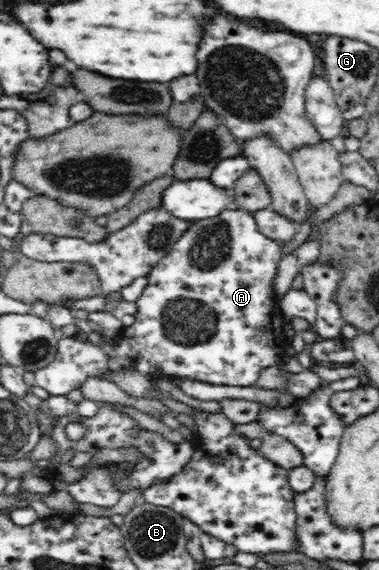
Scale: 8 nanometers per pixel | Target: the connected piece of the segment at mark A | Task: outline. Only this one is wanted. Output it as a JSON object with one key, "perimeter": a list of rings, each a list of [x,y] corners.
{"perimeter":[[[223,209],[217,216],[201,219],[190,223],[187,230],[173,242],[170,251],[151,269],[146,276],[147,286],[143,290],[141,297],[137,298],[135,320],[132,325],[126,326],[121,331],[121,336],[113,338],[112,343],[101,341],[100,344],[93,344],[90,341],[81,341],[75,337],[59,337],[58,349],[53,359],[45,368],[34,372],[34,386],[45,388],[50,395],[65,396],[71,390],[80,388],[81,384],[87,378],[105,378],[107,372],[121,372],[121,370],[137,370],[139,374],[150,376],[152,378],[188,378],[189,380],[198,380],[216,385],[227,386],[253,386],[260,377],[260,372],[264,368],[277,365],[286,354],[286,346],[290,344],[287,338],[283,338],[284,318],[283,312],[279,307],[277,295],[273,293],[273,279],[277,274],[278,264],[284,255],[280,247],[280,242],[267,238],[261,234],[259,226],[256,225],[256,219],[249,213],[243,211]]]}

